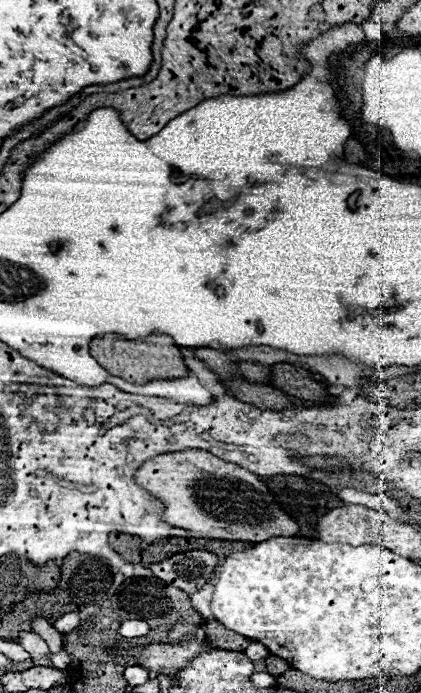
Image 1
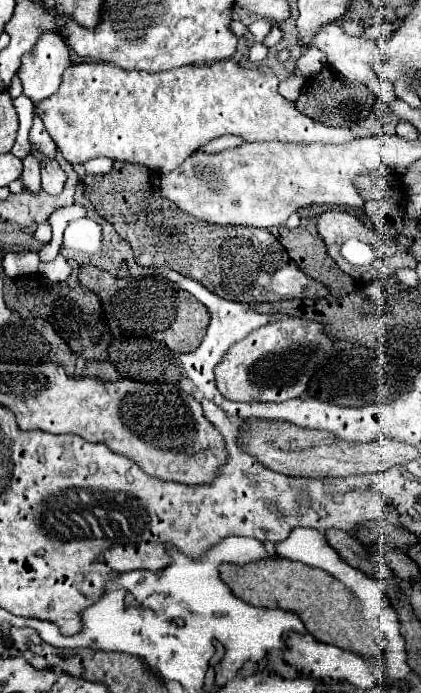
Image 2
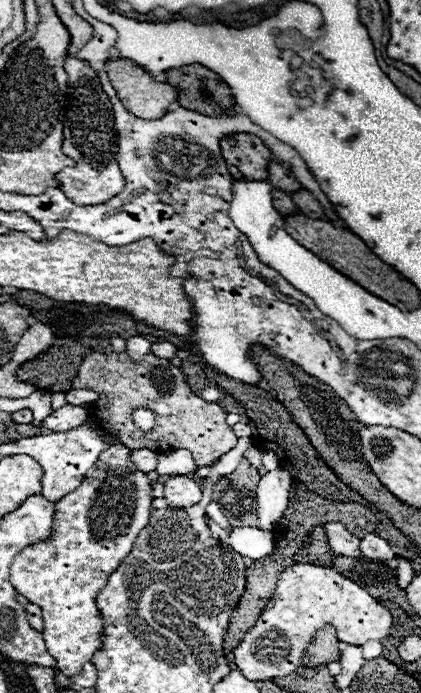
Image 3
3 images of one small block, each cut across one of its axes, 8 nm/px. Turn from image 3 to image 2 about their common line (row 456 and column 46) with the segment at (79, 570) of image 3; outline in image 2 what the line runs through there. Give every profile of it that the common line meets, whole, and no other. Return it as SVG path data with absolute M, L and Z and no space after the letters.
M222 60L206 66L180 66L158 74L142 70L128 72L104 62L72 64L62 76L60 90L42 100L42 104L34 104L34 116L42 118L58 152L62 152L70 164L82 164L94 156L106 156L112 160L138 162L158 172L176 170L188 156L224 134L242 136L246 142L280 140L342 144L356 138L356 134L346 128L330 128L300 114L292 102L286 102L278 94L278 78L268 66L242 68L234 60Z

